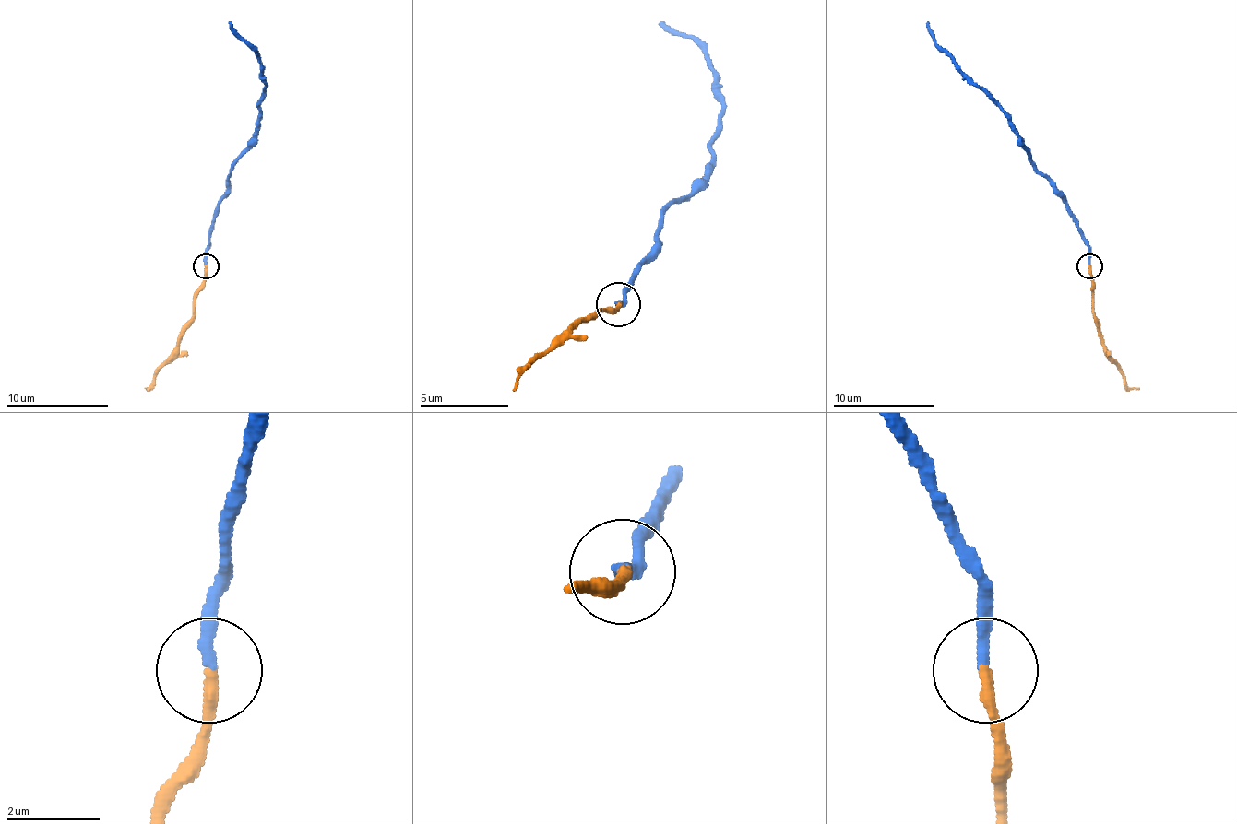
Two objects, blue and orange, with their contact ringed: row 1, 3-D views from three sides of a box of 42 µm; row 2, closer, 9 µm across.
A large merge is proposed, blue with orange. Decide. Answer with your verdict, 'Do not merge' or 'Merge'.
Merge

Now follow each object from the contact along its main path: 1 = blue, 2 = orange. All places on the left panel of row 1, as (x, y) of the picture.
1: (208, 266), (208, 241), (212, 213), (225, 193), (231, 170), (255, 126), (264, 96), (261, 58), (228, 22)
2: (205, 266), (205, 287), (195, 300), (195, 320), (180, 340), (177, 353), (157, 373), (154, 383), (144, 388)

